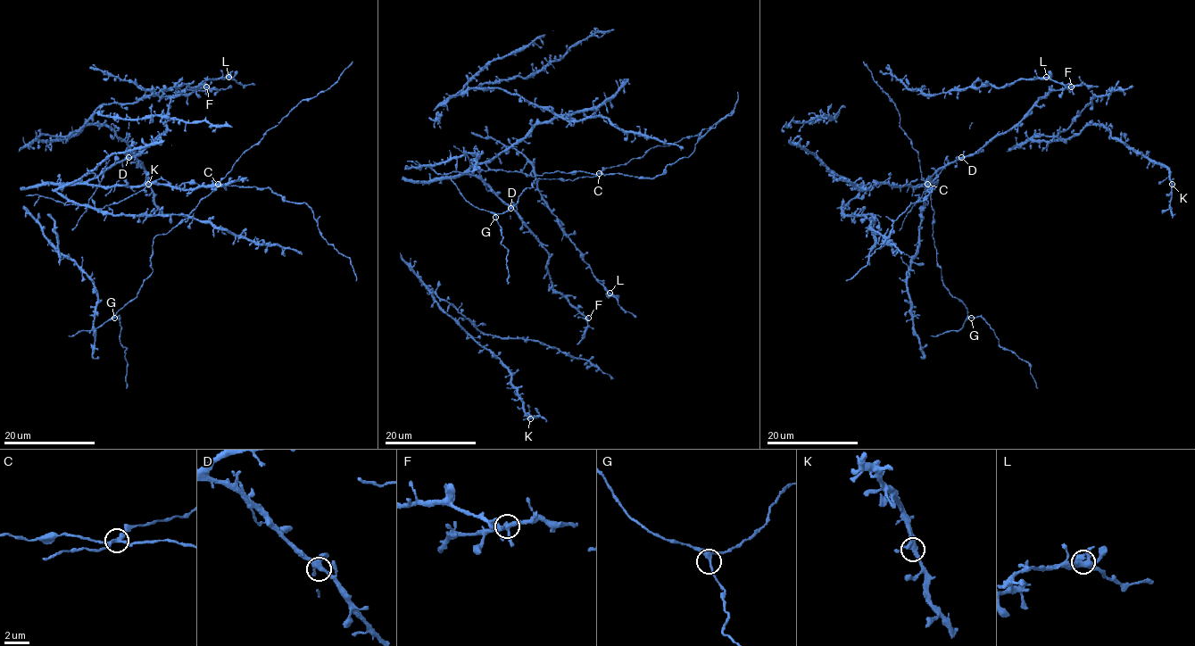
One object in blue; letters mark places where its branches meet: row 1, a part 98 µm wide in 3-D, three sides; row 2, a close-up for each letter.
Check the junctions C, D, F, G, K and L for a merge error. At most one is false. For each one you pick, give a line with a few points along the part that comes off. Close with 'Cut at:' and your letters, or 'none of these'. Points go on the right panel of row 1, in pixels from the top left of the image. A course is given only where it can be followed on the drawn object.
C: (927, 184), (932, 188), (928, 194), (911, 203), (893, 223), (890, 236), (869, 256), (866, 265), (846, 280)
Cut at: C

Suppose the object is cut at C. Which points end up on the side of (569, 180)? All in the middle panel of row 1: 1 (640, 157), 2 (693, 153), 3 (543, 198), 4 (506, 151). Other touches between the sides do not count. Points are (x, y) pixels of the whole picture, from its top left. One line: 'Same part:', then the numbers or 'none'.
Same part: 1, 3, 4

